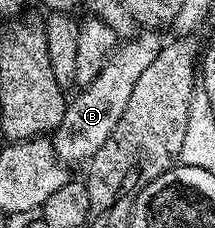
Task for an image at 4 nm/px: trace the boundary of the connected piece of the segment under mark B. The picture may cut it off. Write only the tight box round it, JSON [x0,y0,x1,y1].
[51,30,163,164]

